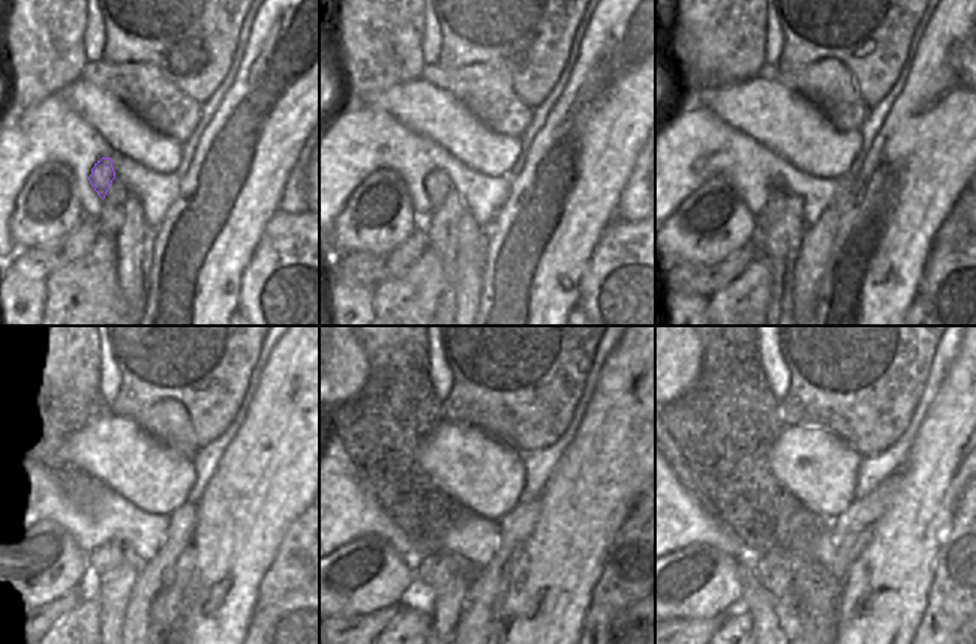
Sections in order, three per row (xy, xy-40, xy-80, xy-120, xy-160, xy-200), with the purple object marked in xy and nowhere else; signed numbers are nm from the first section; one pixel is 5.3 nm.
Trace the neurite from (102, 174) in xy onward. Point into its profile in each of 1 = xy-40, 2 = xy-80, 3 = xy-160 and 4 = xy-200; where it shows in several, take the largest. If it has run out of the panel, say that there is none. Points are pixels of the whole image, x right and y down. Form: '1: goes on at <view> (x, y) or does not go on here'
1: goes on at xy-40 (438, 185)
2: goes on at xy-80 (777, 200)
3: goes on at xy-160 (435, 569)
4: goes on at xy-200 (771, 571)

